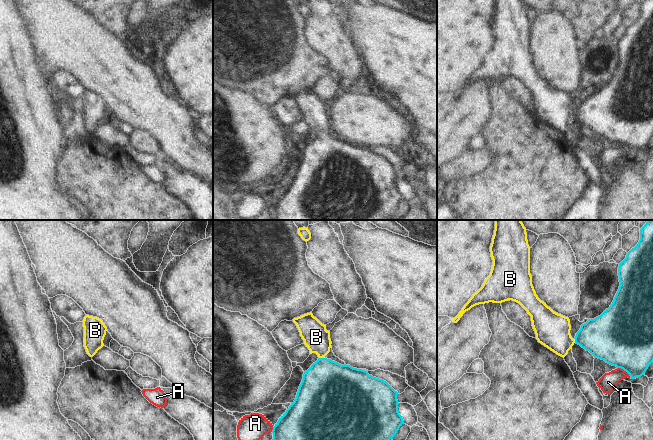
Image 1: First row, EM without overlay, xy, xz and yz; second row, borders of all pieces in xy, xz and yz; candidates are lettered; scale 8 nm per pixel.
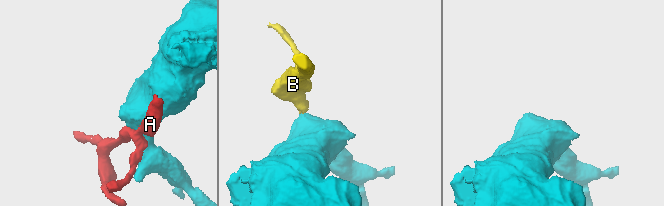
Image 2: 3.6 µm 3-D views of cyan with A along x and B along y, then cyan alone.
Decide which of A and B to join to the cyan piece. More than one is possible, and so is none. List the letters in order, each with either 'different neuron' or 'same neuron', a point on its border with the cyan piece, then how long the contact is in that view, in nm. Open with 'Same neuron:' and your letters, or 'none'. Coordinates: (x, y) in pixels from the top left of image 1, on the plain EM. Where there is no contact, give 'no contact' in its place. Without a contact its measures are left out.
Same neuron: B
A: different neuron; meets cyan in yz at (624, 146); contact 140 nm long
B: same neuron; meets cyan in xz at (321, 134); contact 30 nm long

